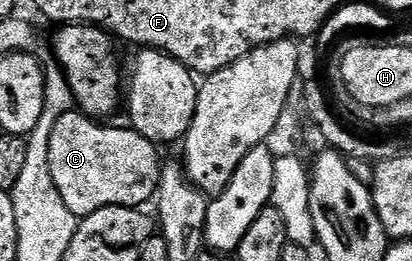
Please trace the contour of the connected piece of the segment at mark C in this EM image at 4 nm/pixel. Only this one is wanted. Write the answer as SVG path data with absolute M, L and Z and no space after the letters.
M73 110L59 118L52 129L48 142L48 166L52 170L52 182L64 198L64 206L72 210L76 217L91 216L96 210L108 206L137 208L155 199L161 178L163 161L158 160L159 149L148 138L129 126L123 128L105 128L105 123L91 118L81 111Z

